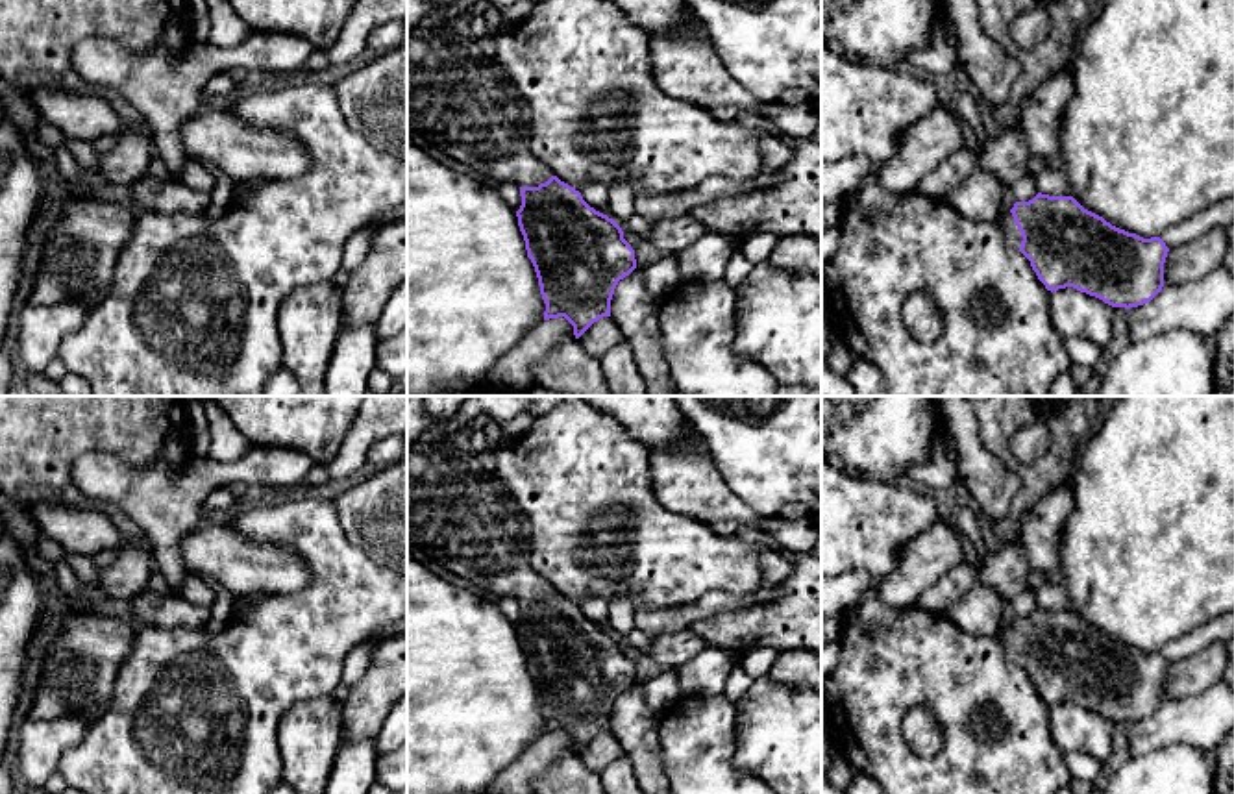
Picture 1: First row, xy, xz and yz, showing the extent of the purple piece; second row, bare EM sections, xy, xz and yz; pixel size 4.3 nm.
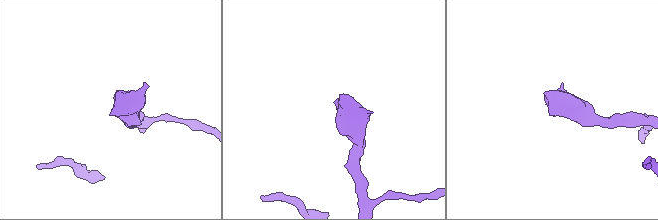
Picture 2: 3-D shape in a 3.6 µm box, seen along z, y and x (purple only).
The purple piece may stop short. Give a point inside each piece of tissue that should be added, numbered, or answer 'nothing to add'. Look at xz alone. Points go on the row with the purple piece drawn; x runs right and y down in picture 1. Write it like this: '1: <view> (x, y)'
1: xz (459, 95)

